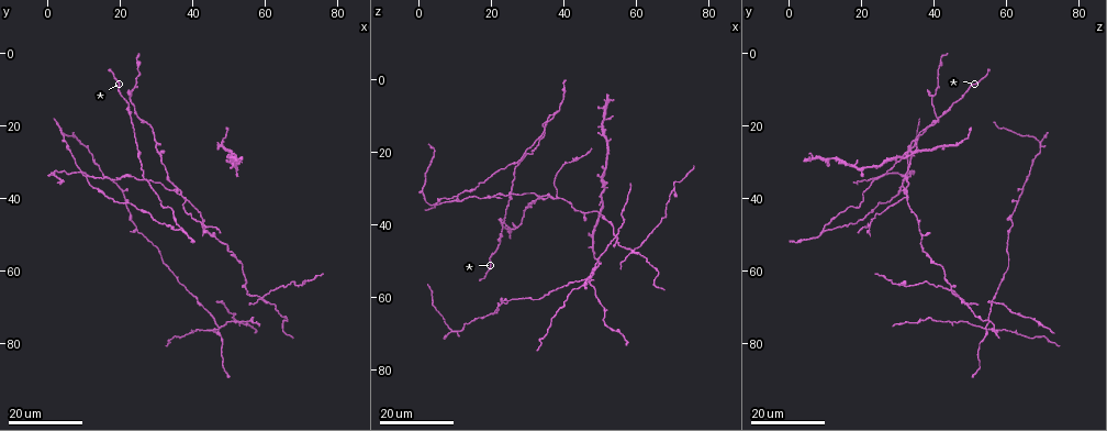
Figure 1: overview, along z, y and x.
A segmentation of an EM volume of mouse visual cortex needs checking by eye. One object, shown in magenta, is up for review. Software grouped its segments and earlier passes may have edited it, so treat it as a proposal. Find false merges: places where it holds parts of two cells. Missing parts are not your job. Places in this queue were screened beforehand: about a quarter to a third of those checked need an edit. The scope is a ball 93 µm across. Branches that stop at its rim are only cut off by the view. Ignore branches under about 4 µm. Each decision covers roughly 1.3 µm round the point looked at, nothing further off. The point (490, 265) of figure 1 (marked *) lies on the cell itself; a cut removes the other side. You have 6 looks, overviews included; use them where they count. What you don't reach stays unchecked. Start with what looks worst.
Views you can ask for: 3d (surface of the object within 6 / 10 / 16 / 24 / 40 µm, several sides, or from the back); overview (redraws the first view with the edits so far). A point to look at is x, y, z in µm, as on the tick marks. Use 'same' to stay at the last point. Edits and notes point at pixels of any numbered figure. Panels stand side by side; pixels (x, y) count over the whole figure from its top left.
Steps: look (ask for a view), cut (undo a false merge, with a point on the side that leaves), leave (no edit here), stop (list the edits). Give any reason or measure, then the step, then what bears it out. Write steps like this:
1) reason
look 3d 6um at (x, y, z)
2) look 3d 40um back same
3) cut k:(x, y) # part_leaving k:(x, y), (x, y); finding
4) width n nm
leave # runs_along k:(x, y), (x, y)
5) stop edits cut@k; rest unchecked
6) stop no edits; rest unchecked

four-way junction
look 3d 24um at (47.0, 76.0, 54.5)

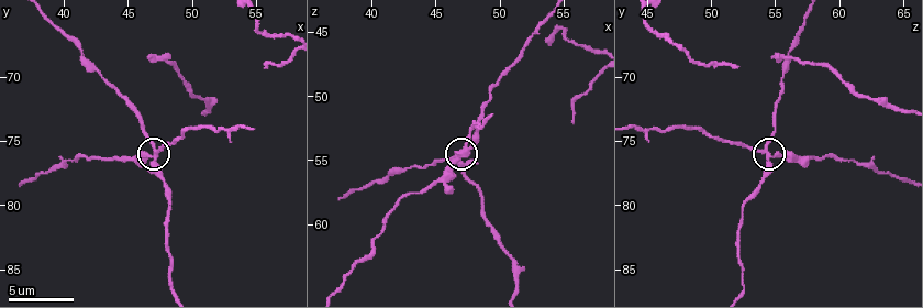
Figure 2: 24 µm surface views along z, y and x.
look 3d 6um at (47.0, 75.8, 54.4)

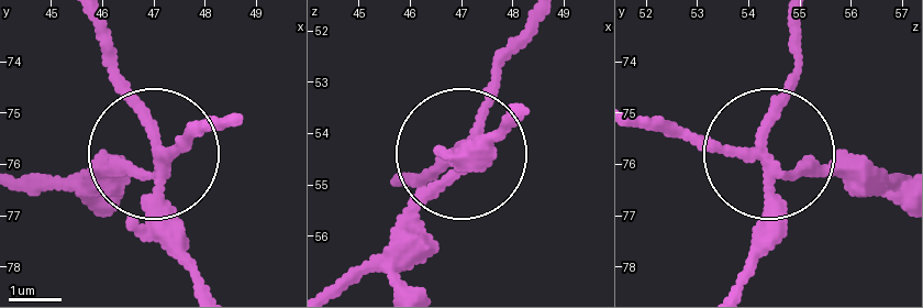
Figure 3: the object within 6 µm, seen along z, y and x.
arms 4
cut 3:(103, 168) # part_leaving 3:(165, 165), (222, 122); a second cell is stuck on

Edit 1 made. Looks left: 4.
look overview

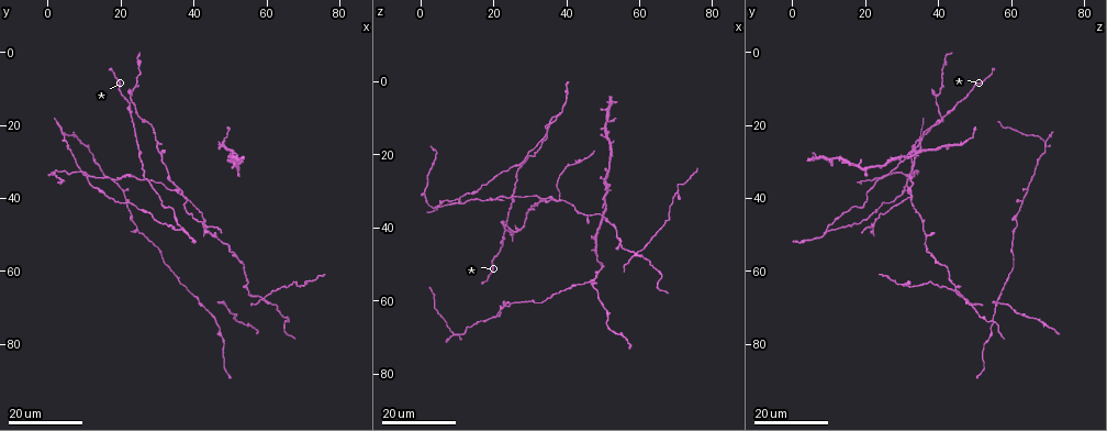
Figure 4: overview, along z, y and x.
branch point
look 3d 16um at (37.5, 48.5, 9.5)

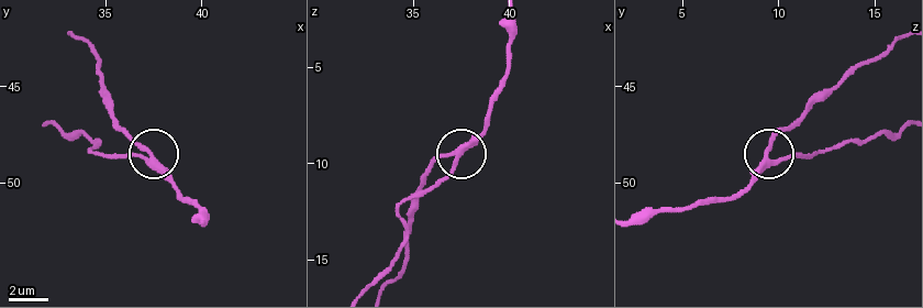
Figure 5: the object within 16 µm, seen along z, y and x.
look 3d 10um at (37.2, 48.9, 9.7)

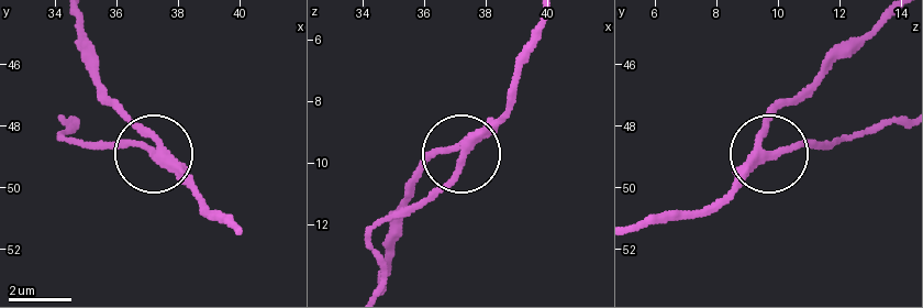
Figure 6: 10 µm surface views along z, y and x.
look 3d 6um at (37.3, 49.0, 9.6)

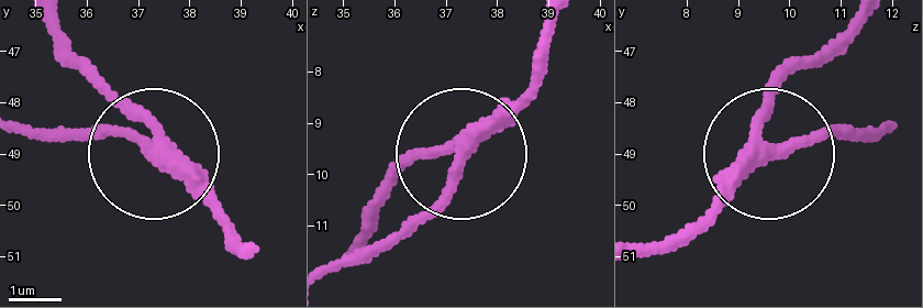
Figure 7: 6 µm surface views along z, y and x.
arms 3
leave # runs_along 7:(841, 30), (788, 69), (758, 162), (688, 235); all the same cell

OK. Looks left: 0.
stop edits cut@3; rest unchecked

